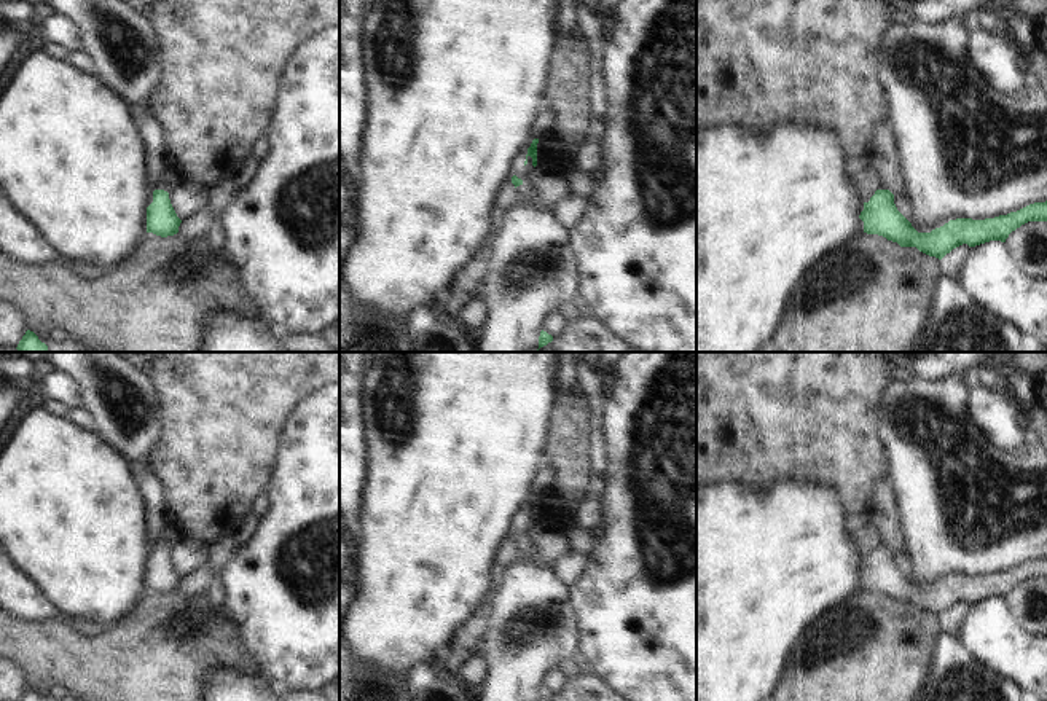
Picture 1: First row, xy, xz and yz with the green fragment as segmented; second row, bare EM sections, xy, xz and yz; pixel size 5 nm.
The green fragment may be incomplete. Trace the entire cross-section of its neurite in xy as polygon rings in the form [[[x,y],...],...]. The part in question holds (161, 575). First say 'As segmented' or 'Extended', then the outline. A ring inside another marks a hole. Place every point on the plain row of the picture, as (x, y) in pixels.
Extended. [[[166,527],[153,548],[153,559],[147,564],[147,589],[161,594],[174,593],[178,589],[182,577],[177,574],[169,548],[172,546],[174,531]]]

